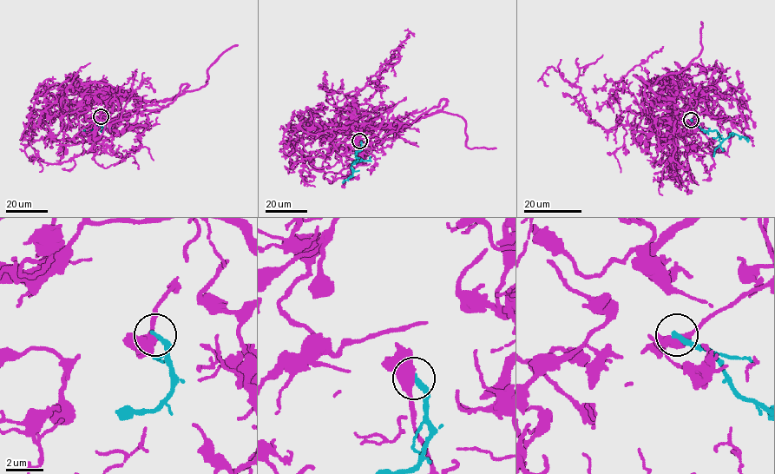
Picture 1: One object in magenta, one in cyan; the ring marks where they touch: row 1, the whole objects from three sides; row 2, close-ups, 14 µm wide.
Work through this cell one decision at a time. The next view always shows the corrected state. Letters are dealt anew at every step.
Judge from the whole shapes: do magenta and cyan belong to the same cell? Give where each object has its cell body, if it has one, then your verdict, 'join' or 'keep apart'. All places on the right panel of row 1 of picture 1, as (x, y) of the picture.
magenta none | cyan none | keep apart

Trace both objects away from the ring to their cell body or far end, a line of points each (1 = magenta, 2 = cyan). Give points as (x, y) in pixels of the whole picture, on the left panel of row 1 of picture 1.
1: (101, 116), (108, 102), (127, 111), (88, 121), (119, 121), (132, 92), (147, 77), (155, 91)
2: (101, 116), (100, 125), (96, 124), (93, 130), (93, 128), (82, 131)

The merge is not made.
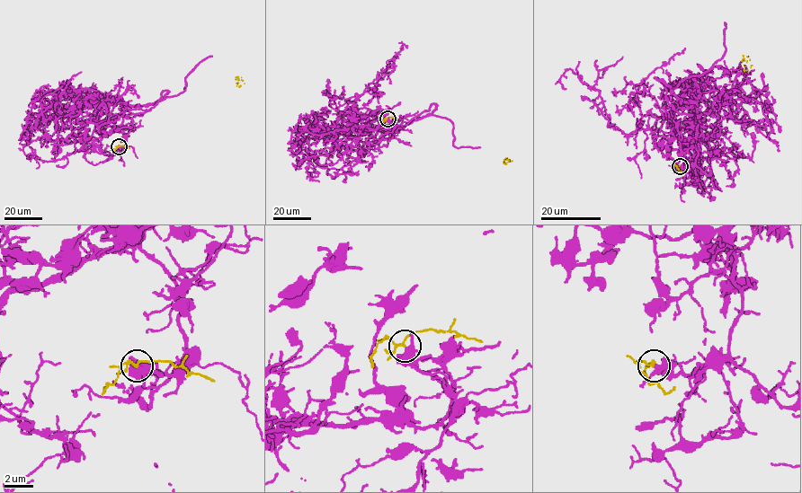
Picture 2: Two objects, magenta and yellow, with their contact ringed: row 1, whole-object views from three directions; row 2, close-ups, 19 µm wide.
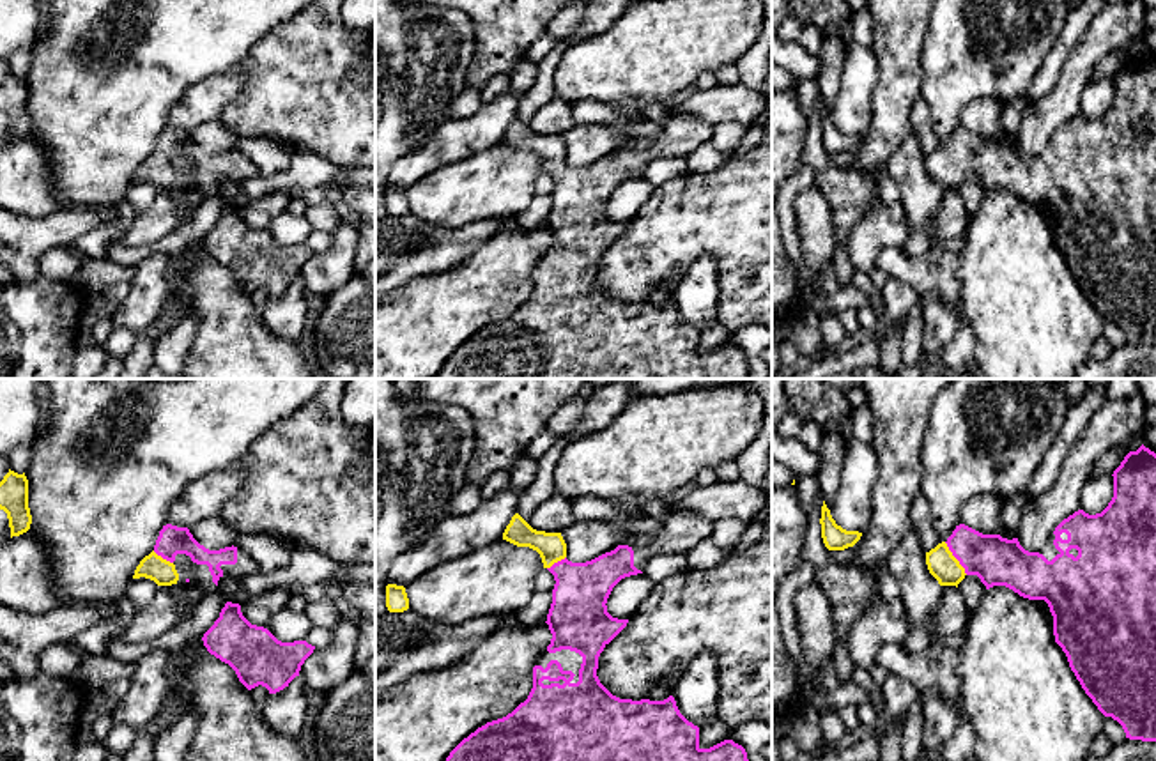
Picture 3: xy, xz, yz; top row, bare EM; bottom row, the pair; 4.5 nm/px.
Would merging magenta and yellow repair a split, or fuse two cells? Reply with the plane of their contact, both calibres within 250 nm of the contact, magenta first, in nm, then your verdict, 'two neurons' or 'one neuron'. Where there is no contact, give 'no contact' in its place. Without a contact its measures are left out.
contact in yz; calibres 220 and 140 nm; one neuron

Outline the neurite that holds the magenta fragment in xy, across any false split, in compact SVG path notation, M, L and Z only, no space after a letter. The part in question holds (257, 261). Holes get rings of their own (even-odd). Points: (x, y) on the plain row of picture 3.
M232 205L225 207L202 244L211 258L235 274L248 294L262 288L269 297L289 290L315 253L306 244L278 244L267 232L251 228L241 209Z

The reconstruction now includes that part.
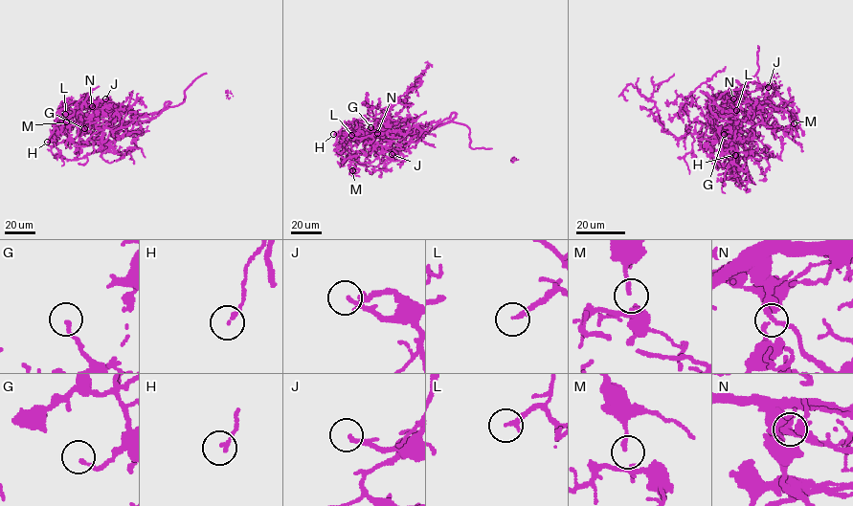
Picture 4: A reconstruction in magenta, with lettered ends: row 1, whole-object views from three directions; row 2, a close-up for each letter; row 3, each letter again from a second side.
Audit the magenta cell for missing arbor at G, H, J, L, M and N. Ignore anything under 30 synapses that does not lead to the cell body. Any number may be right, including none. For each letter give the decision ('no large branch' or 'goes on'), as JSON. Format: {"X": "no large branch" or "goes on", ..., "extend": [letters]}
{"G": "no large branch", "H": "no large branch", "J": "goes on", "L": "goes on", "M": "no large branch", "N": "no large branch", "extend": ["J", "L"]}

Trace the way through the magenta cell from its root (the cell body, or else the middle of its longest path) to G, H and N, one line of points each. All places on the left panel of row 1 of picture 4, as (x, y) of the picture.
G: (134, 118), (129, 110), (108, 102), (95, 111), (91, 124), (84, 128)
H: (134, 118), (129, 110), (107, 100), (90, 101), (80, 106), (72, 100), (60, 110), (47, 142)
N: (134, 118), (129, 110), (112, 102), (99, 110), (92, 106)

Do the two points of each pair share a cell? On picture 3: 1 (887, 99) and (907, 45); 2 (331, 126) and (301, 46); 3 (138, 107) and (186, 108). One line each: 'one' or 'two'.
1: one
2: one
3: two

